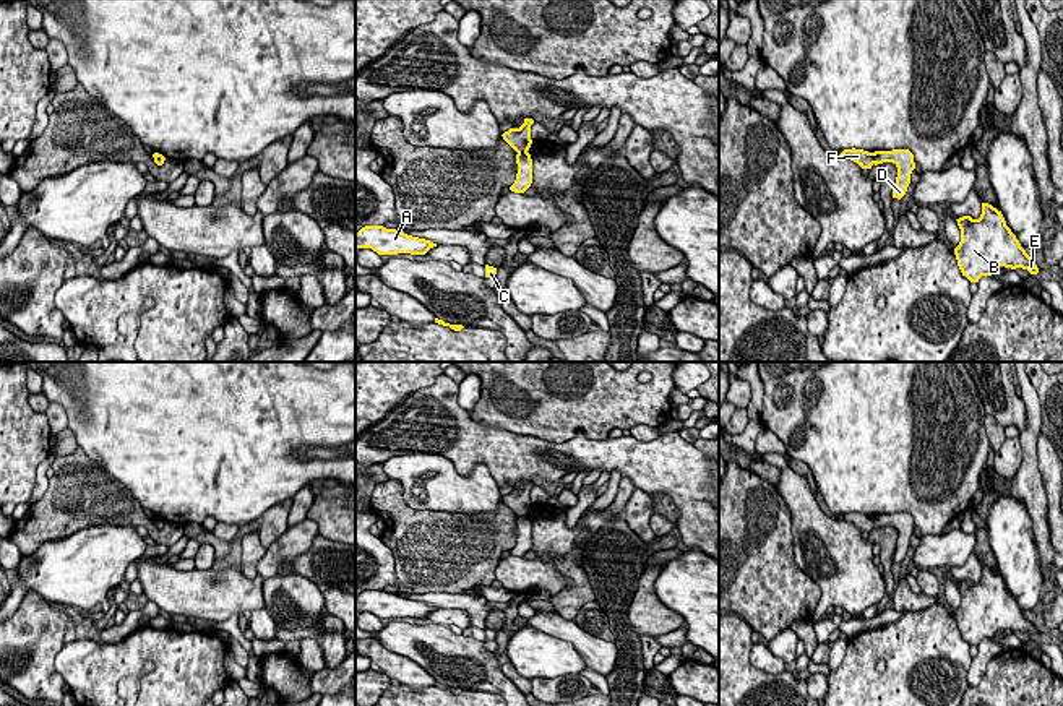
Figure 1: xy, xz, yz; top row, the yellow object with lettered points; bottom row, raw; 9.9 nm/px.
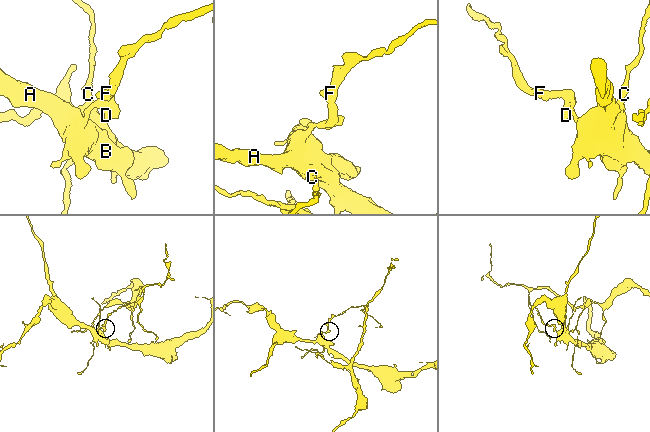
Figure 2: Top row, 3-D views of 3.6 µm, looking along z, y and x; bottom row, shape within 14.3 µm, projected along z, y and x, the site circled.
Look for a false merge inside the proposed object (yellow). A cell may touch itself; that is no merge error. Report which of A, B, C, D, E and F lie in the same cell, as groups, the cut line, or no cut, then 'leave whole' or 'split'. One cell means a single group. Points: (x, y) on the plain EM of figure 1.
A B C D E / F | yz (872, 516), (873, 526) | split

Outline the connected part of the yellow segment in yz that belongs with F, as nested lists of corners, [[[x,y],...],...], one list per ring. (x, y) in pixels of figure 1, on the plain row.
[[[844,513],[839,519],[844,519],[854,526],[857,526],[862,532],[871,532],[873,529],[873,516],[863,513]]]

